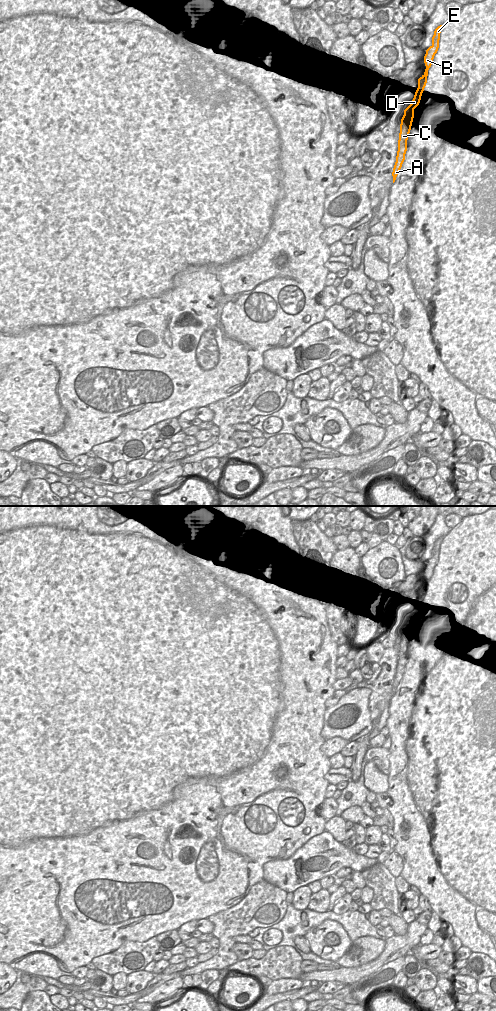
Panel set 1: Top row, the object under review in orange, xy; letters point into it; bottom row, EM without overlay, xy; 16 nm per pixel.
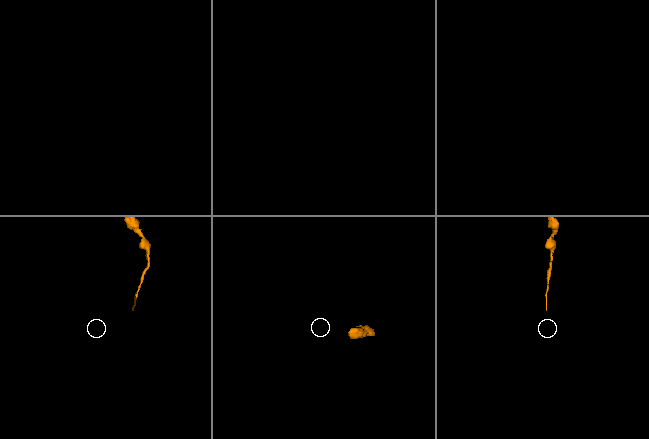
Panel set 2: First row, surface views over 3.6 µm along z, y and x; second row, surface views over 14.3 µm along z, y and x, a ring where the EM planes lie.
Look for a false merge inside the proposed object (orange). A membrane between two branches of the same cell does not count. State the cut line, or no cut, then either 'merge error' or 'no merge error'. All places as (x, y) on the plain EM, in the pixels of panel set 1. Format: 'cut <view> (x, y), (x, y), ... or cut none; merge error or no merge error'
cut none; no merge error

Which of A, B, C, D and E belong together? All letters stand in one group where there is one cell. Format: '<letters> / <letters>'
A B C D E

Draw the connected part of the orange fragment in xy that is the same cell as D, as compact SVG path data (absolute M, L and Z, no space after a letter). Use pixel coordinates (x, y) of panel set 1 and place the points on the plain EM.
M444 537L438 538L432 549L432 557L426 562L426 566L424 568L424 575L426 578L424 586L418 591L418 600L415 604L414 610L412 615L404 622L404 627L401 631L400 636L400 645L399 645L399 652L398 652L398 663L396 668L396 674L393 680L392 688L393 688L393 695L396 692L397 687L402 679L402 676L405 672L405 666L407 663L407 652L411 642L413 630L414 630L414 621L419 617L422 605L427 595L427 588L428 582L433 575L433 571L435 566L439 560L439 552L440 552L440 545L443 541Z

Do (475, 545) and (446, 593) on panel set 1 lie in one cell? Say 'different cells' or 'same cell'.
same cell

